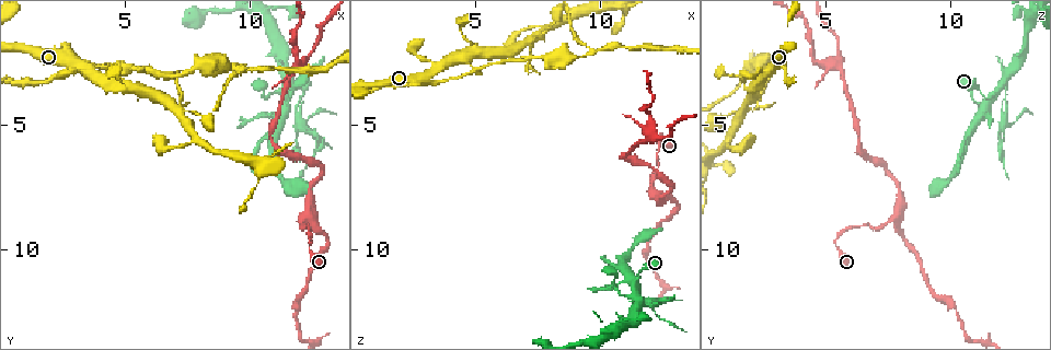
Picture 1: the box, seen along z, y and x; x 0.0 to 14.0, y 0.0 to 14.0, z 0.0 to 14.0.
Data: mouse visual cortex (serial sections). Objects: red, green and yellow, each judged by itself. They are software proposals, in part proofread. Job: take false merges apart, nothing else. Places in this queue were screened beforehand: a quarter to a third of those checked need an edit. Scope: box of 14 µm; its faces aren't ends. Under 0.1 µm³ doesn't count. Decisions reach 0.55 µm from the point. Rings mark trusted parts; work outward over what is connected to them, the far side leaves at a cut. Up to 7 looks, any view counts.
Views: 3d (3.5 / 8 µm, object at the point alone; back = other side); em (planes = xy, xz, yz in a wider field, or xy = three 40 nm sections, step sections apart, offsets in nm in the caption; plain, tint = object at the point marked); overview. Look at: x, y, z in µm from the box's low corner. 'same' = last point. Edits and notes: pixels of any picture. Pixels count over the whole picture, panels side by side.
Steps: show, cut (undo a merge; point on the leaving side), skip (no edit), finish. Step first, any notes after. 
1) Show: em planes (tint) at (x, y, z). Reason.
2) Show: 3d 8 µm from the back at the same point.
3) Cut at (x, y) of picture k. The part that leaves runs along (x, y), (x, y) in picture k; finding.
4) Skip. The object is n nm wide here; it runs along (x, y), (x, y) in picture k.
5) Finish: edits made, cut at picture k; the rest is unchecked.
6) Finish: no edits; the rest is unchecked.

Show: 3d 8 µm at (3.1, 2.5, 3.2). Sharp bend.

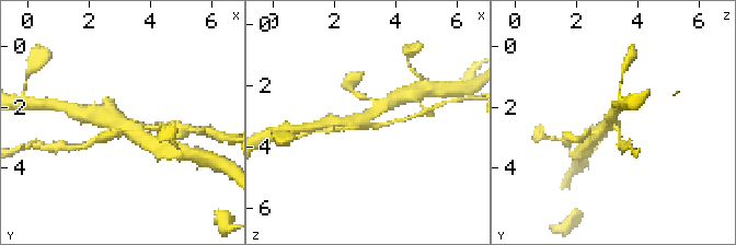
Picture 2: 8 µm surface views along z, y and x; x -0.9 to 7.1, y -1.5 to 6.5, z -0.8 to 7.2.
Show: 3d 3.5 µm from the back at (3.0, 2.6, 3.1).

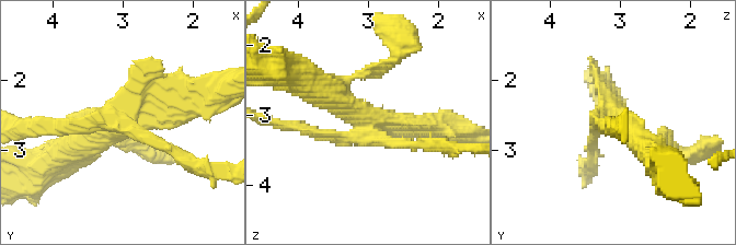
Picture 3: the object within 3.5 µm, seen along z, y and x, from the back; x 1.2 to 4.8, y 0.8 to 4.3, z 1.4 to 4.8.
Show: em planes (tint) at (3.00, 2.55, 3.10).

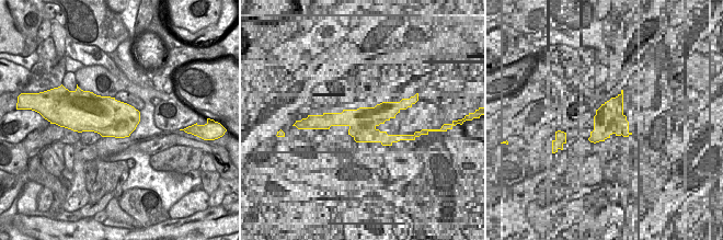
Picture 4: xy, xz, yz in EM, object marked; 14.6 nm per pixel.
Cut at (317, 132) of picture 3. Two cells meet here.

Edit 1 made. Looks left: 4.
Show: overview.

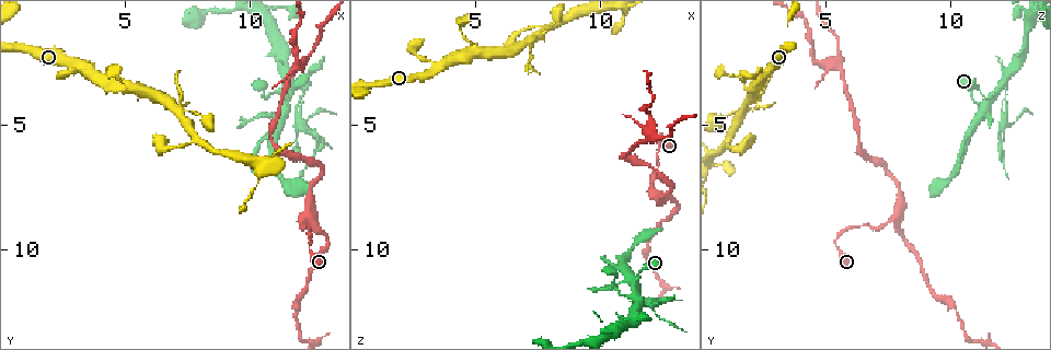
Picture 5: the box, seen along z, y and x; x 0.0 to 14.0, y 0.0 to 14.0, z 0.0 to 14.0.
Show: 3d 3.5 µm at (7.2, 4.5, 1.6). Three-way junction.

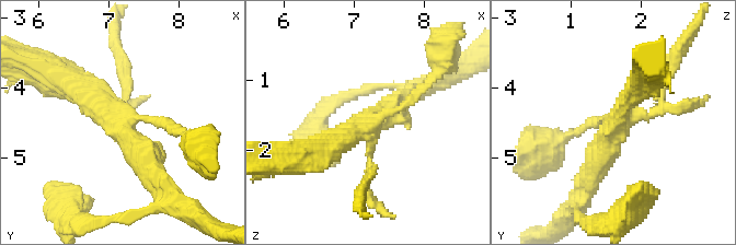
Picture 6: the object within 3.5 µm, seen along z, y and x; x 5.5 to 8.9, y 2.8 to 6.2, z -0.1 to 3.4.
Show: em xy step 1 (plain) at (7.25, 4.55, 1.65).

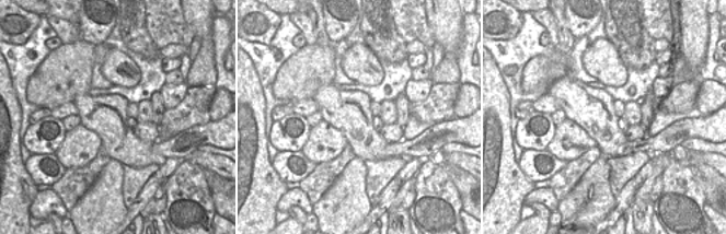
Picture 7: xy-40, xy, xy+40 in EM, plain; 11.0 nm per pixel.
Show: em xy step 1 (tint) at the same point. Where the object lies.

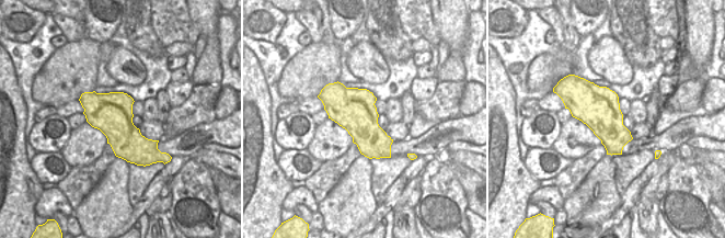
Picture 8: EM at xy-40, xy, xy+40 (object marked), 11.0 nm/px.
Skip. The object is 460 nm wide here; it runs along (70, 81), (111, 107), (158, 182) in picture 6; all the same cell.

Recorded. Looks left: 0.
Finish: edits made, cut at picture 3; the rest is unchecked.

